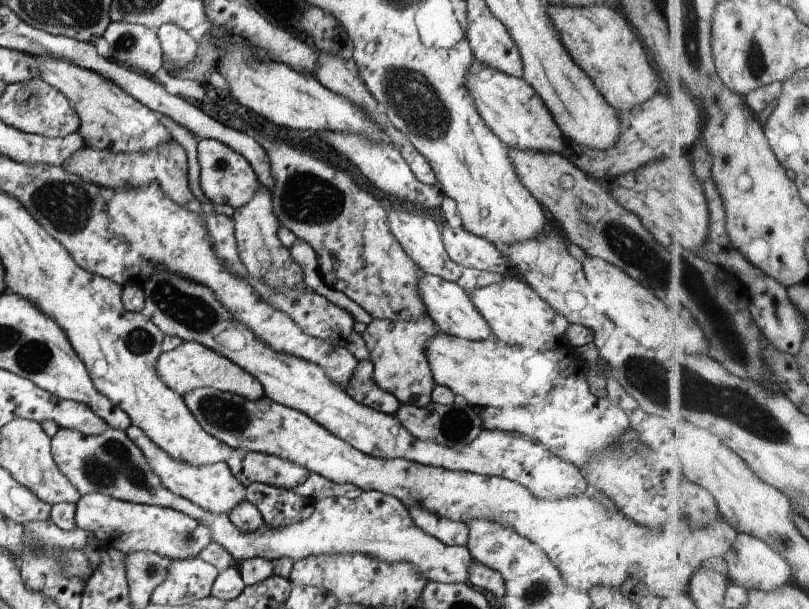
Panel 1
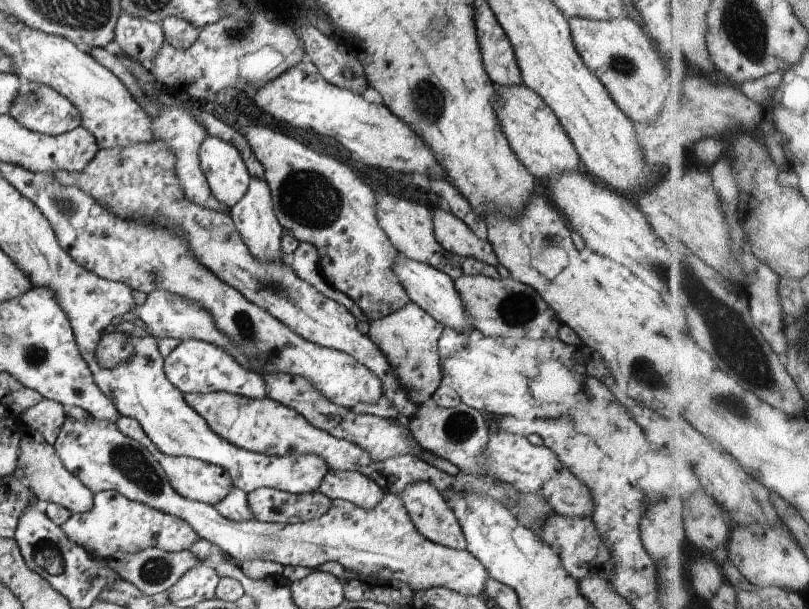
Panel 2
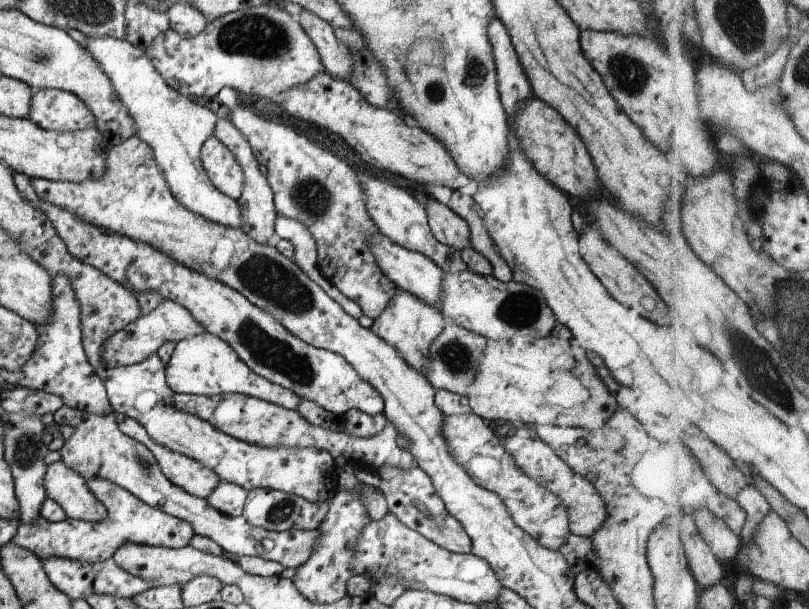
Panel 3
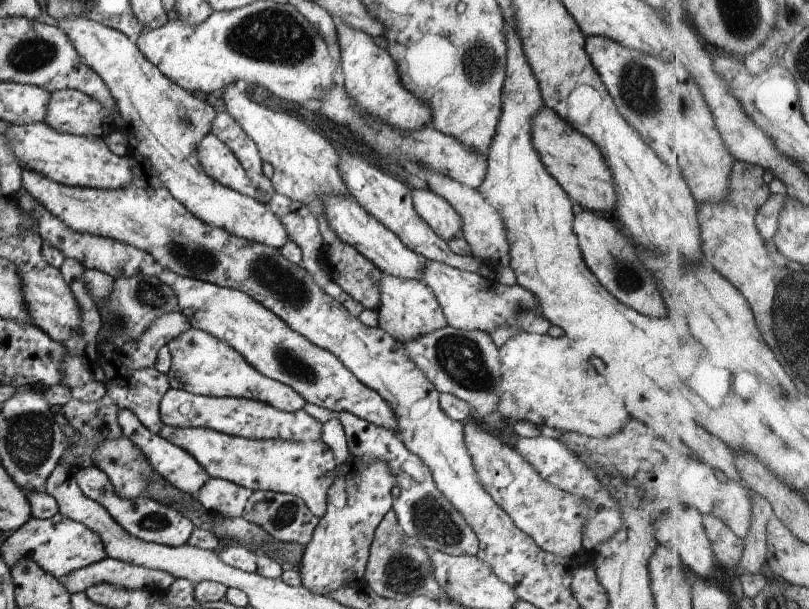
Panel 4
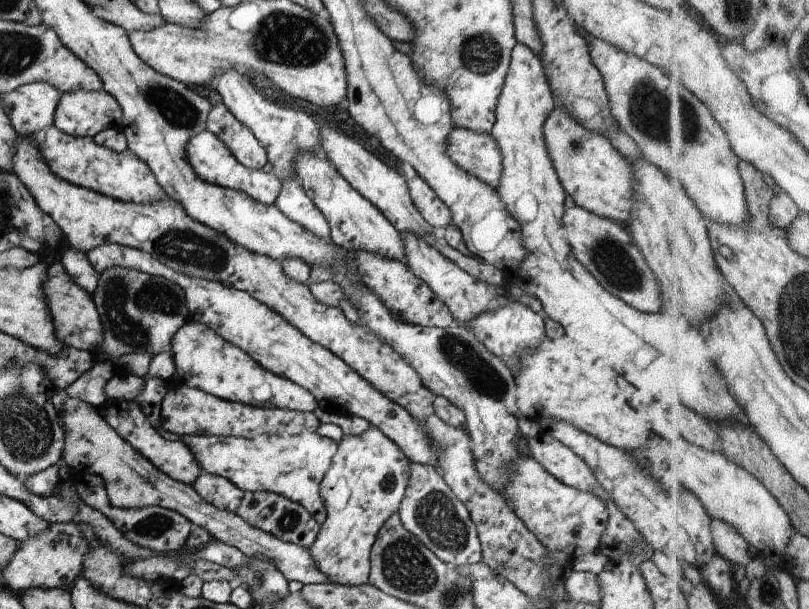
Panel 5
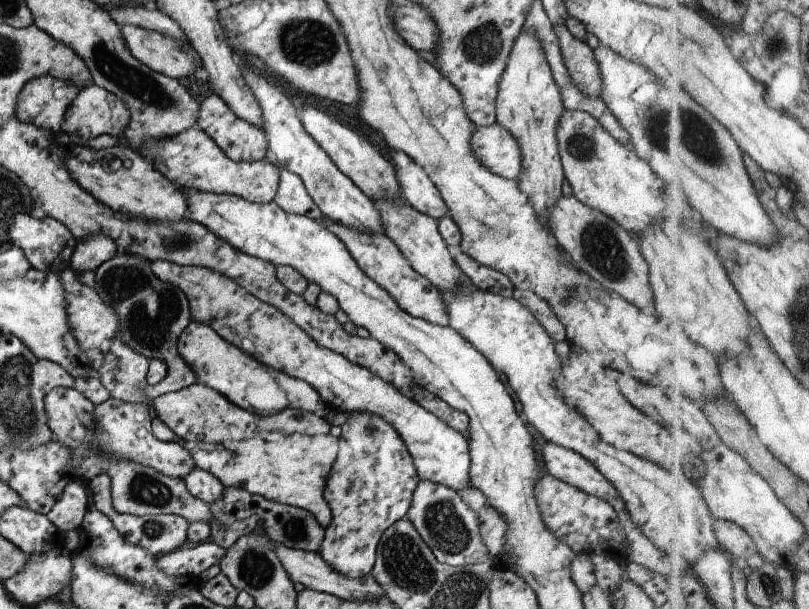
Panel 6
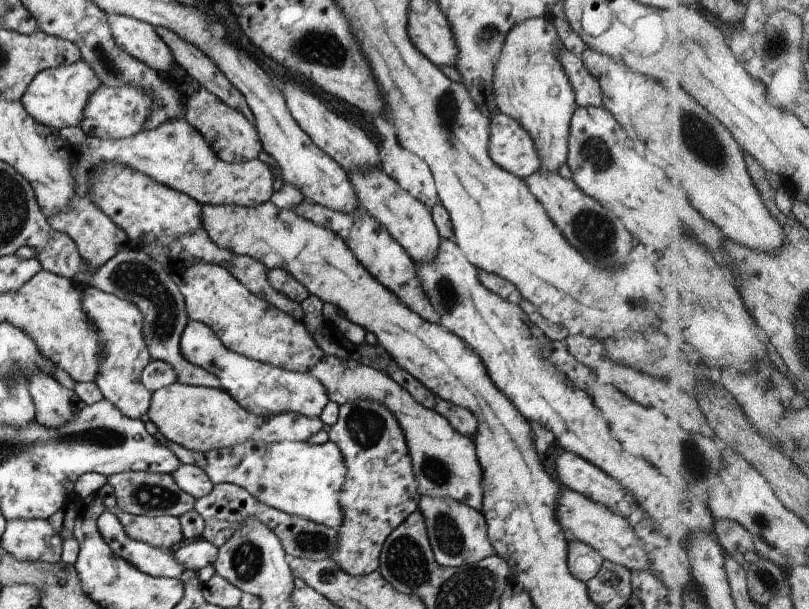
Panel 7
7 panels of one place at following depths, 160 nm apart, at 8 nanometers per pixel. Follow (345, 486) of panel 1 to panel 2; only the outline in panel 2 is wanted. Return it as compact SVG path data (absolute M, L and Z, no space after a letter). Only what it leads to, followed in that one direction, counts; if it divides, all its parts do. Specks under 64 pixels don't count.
M356 471L326 472L317 491L329 499L351 502L363 510L373 509L385 496L373 480Z

